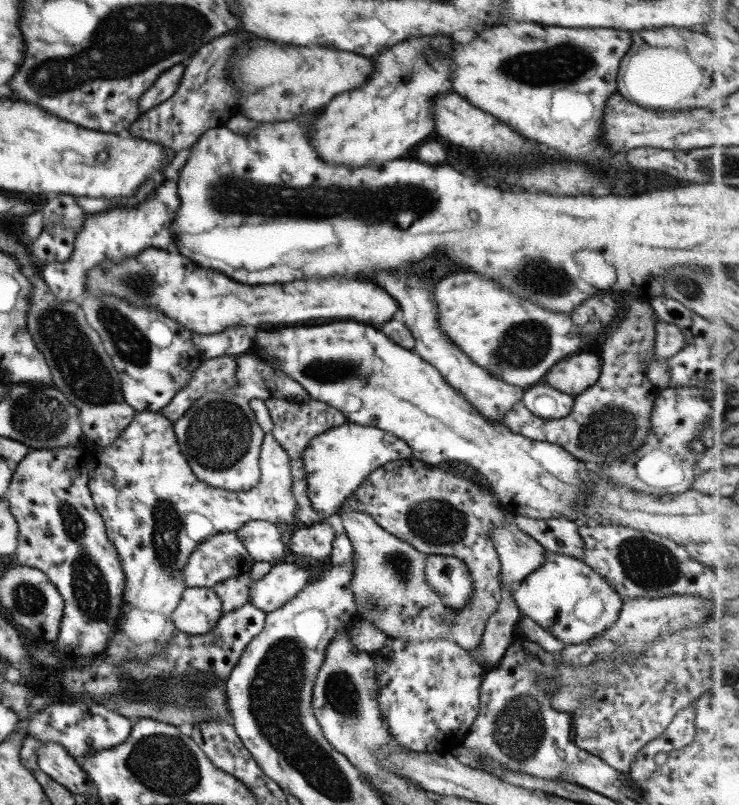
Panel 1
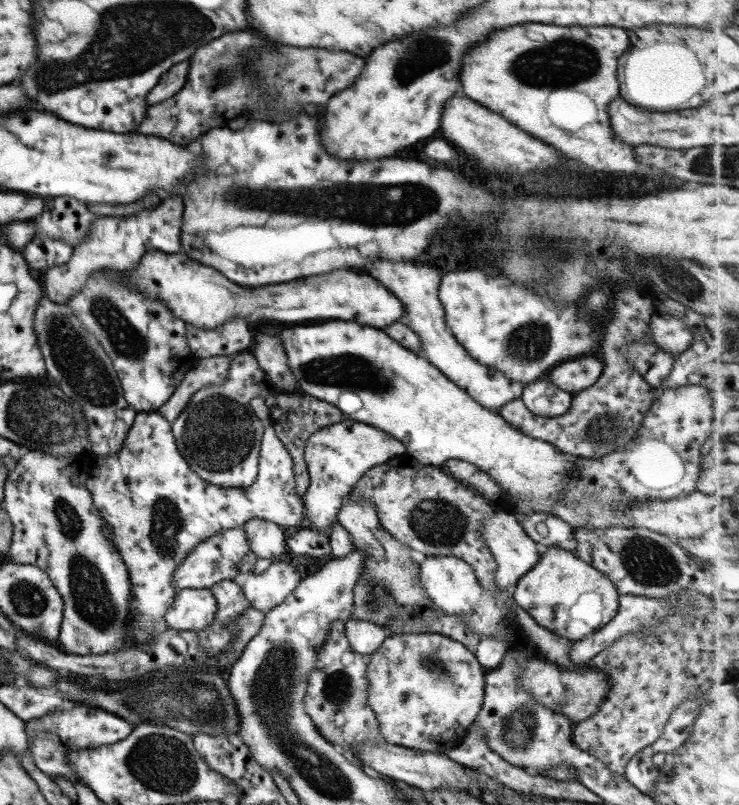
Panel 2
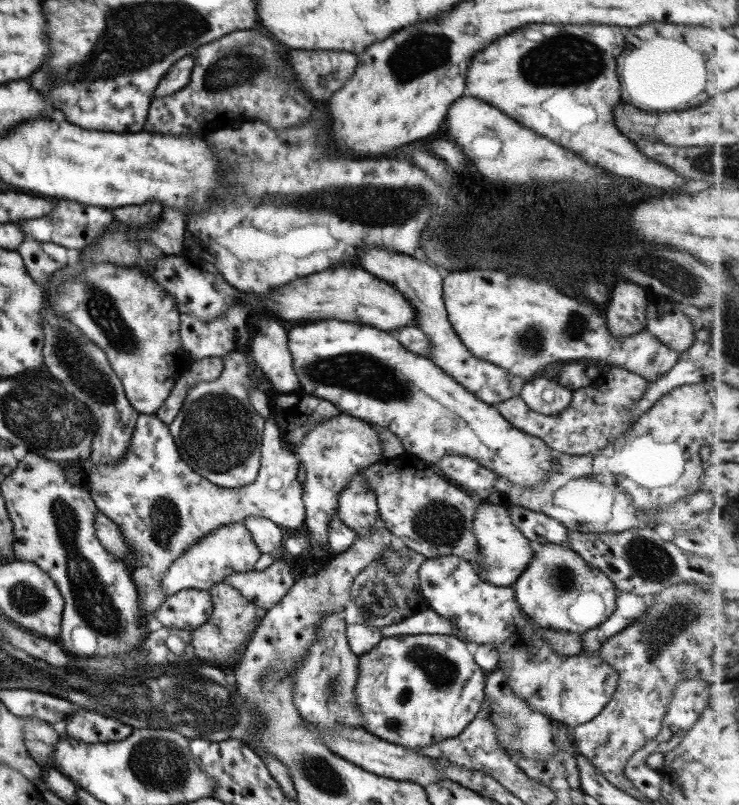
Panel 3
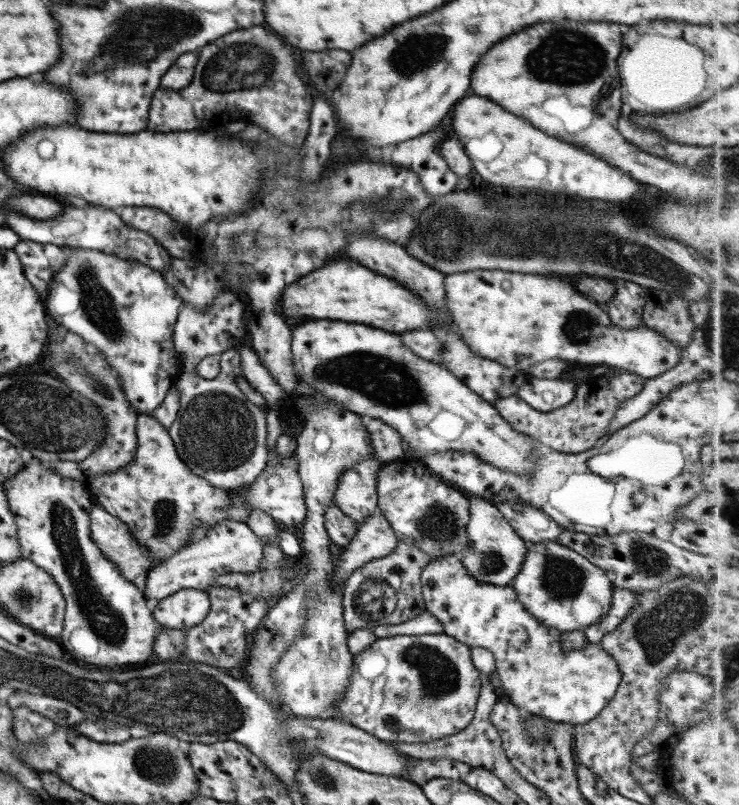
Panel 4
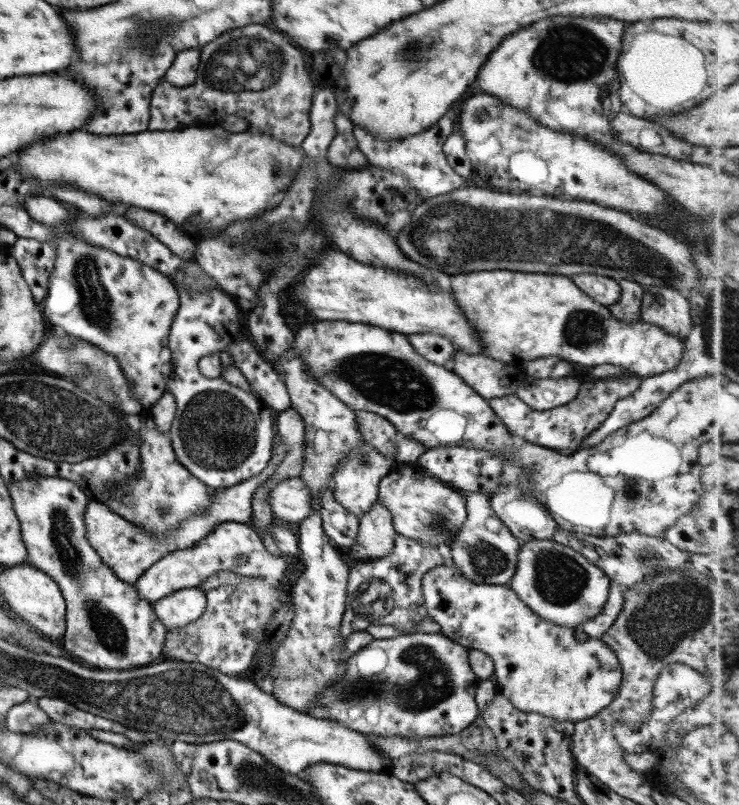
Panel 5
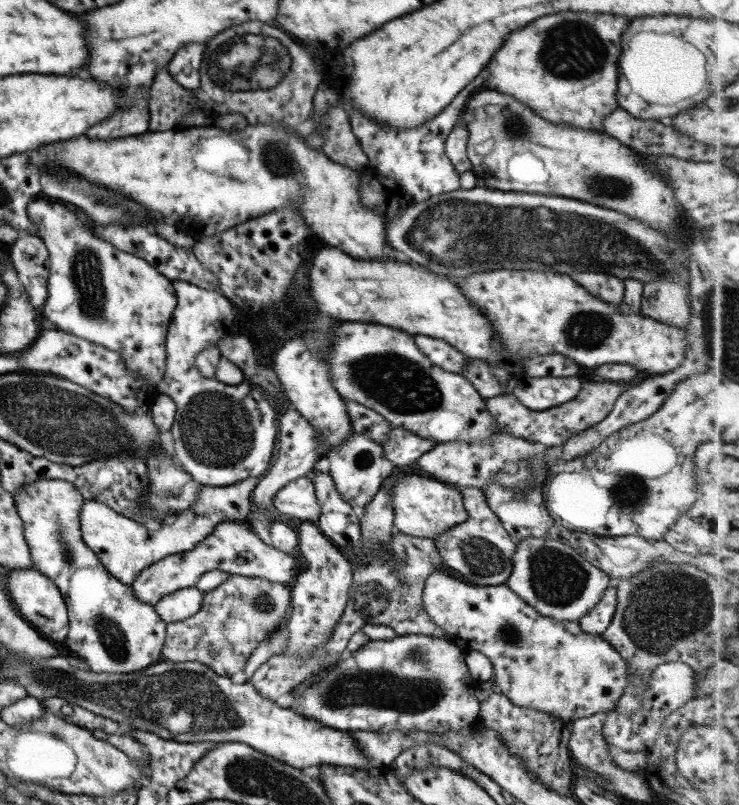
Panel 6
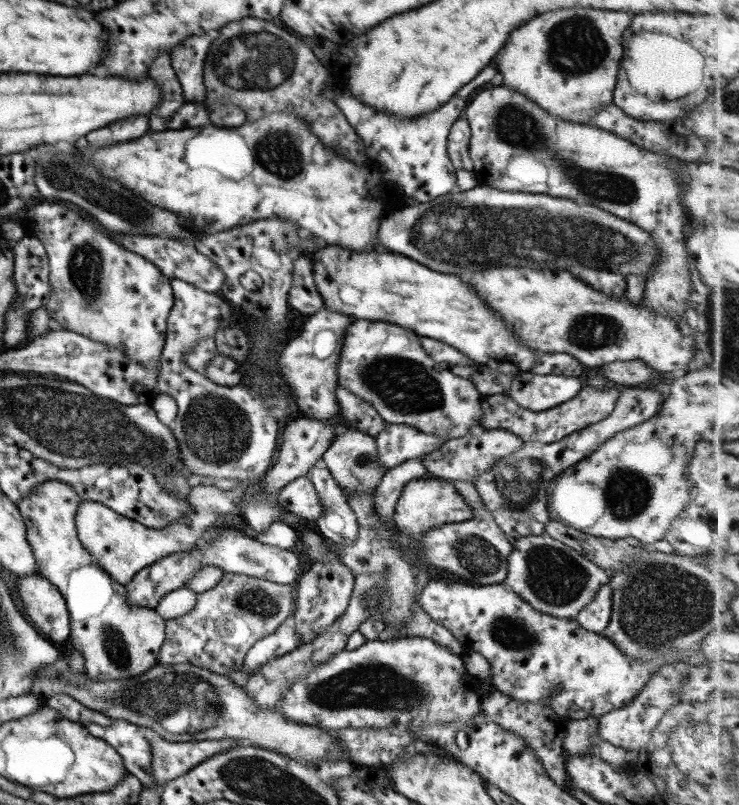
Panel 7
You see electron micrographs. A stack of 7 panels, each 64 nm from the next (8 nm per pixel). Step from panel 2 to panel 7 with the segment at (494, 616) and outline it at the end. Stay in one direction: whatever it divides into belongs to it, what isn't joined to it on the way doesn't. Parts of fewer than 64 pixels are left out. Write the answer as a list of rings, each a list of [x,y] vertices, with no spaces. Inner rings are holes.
[[[431,575],[418,596],[418,604],[433,622],[446,628],[456,638],[464,653],[476,652],[483,655],[490,666],[489,684],[513,700],[533,703],[542,700],[551,710],[567,720],[590,717],[596,719],[606,712],[618,709],[623,703],[635,698],[644,687],[645,681],[657,667],[682,658],[675,652],[660,653],[650,660],[637,660],[621,652],[608,637],[587,632],[577,621],[555,618],[537,612],[530,604],[521,600],[503,584],[469,586],[450,582],[439,575]]]

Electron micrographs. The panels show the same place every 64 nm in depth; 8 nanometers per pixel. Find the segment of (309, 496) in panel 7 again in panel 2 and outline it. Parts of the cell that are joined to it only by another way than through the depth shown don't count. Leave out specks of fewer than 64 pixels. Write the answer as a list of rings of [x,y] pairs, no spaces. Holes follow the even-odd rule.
[[[138,412],[129,427],[129,432],[127,436],[122,440],[120,449],[114,453],[108,455],[97,455],[92,459],[91,465],[91,474],[87,476],[85,480],[86,488],[89,491],[92,503],[95,505],[95,508],[98,508],[99,516],[104,520],[104,523],[108,525],[108,530],[112,532],[112,544],[116,548],[116,551],[119,553],[127,573],[129,573],[129,586],[130,586],[130,597],[129,604],[130,609],[128,610],[128,630],[130,630],[131,640],[133,643],[123,643],[120,650],[125,650],[127,648],[133,648],[134,644],[147,644],[152,639],[152,636],[156,636],[160,632],[168,629],[168,624],[165,622],[163,615],[165,611],[172,605],[173,599],[175,598],[178,588],[172,583],[171,576],[178,564],[181,564],[181,561],[191,552],[191,549],[202,540],[213,536],[215,533],[221,530],[227,530],[229,528],[237,528],[242,526],[244,522],[247,522],[251,519],[261,519],[272,522],[273,524],[279,526],[297,526],[304,524],[302,518],[304,513],[304,504],[301,501],[301,497],[296,495],[294,489],[294,472],[293,472],[293,463],[290,454],[285,450],[284,445],[277,440],[275,437],[275,431],[273,427],[269,424],[264,427],[263,435],[260,441],[260,447],[258,450],[258,473],[253,484],[250,484],[248,487],[239,488],[239,489],[230,489],[230,488],[221,488],[212,484],[207,483],[202,478],[199,478],[192,469],[189,468],[189,465],[181,458],[181,453],[177,450],[177,445],[175,445],[175,440],[171,434],[170,422],[165,420],[159,413],[153,412]]]

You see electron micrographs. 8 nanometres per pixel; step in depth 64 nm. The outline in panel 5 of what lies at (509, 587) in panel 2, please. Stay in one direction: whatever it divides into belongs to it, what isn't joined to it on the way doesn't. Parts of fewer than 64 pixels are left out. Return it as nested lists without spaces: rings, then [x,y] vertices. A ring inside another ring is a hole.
[[[463,492],[466,501],[466,521],[458,534],[449,541],[449,560],[460,568],[467,580],[475,584],[505,585],[515,573],[517,553],[521,543],[495,516],[489,499],[480,492]]]

